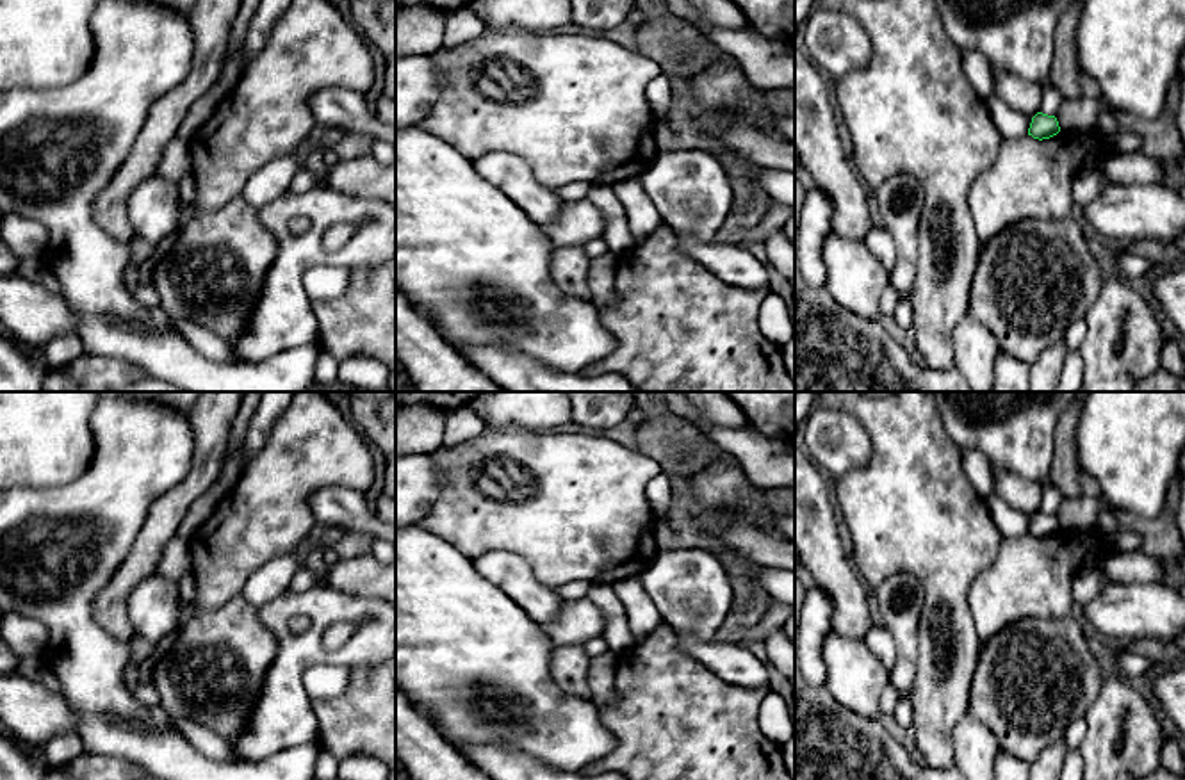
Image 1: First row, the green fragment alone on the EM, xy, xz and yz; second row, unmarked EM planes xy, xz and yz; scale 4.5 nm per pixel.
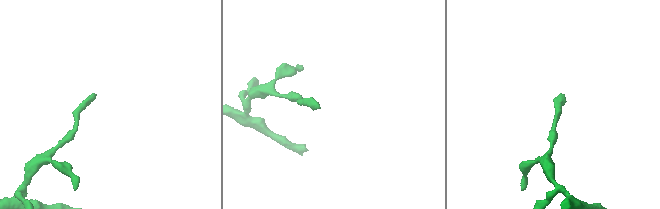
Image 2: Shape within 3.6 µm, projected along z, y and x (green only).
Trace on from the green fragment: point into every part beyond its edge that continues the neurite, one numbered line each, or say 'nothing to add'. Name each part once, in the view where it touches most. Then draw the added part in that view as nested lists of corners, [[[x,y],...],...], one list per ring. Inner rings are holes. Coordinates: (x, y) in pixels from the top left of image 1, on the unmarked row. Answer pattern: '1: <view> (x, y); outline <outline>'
nothing to add

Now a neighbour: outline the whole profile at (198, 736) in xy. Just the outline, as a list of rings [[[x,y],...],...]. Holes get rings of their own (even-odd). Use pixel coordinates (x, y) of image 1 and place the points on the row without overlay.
[[[178,718],[175,727],[184,735],[184,739],[205,757],[219,762],[246,762],[235,755],[225,739],[216,735],[205,725],[191,718]]]

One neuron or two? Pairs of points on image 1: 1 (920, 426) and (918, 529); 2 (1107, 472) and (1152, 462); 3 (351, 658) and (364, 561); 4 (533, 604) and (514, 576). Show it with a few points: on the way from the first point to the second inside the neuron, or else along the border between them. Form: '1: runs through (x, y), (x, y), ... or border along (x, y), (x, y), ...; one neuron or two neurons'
1: runs through (918, 451), (918, 504); one neuron
2: runs through (1118, 462), (1141, 462); one neuron
3: border along (328, 583), (339, 590), (376, 597); two neurons
4: runs through (533, 597), (519, 583); one neuron

